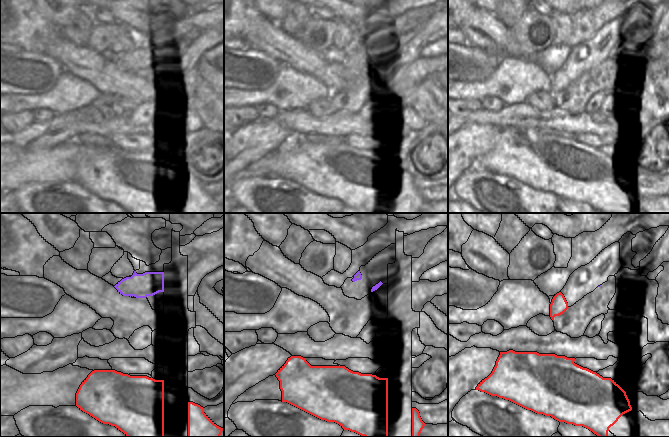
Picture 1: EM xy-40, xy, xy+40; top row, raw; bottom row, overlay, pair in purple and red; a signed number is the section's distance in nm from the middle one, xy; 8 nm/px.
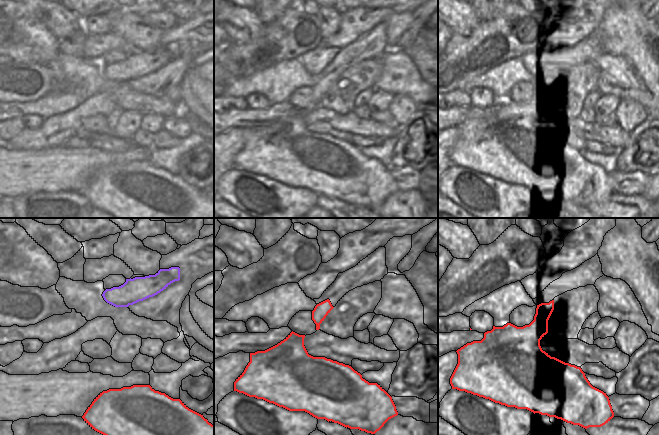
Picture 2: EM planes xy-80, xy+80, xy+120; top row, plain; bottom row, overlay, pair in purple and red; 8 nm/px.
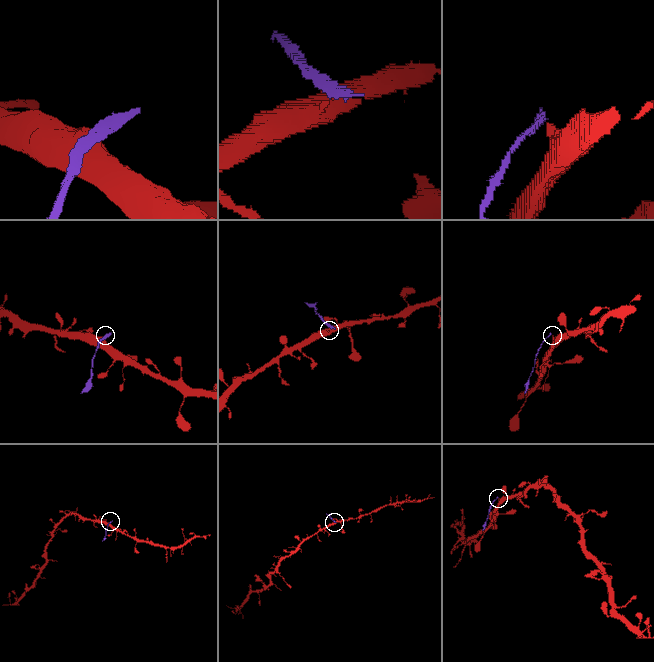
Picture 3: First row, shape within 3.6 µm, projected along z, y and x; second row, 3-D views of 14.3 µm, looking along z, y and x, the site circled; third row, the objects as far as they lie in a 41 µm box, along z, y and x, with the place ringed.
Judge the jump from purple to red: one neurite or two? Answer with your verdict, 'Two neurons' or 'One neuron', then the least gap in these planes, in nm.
Two neurons. Distance 600 nm

